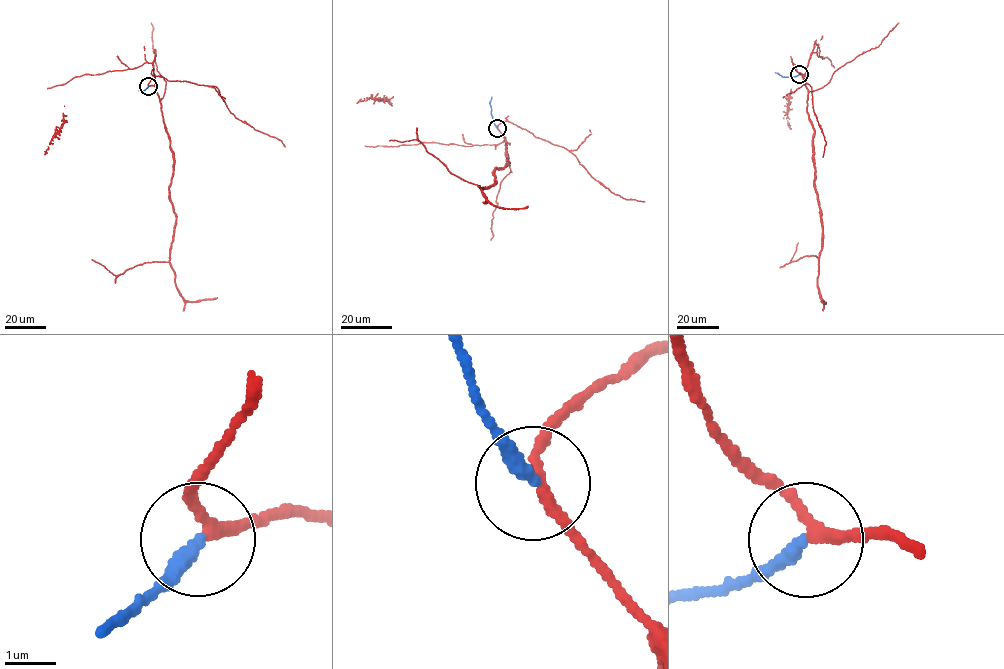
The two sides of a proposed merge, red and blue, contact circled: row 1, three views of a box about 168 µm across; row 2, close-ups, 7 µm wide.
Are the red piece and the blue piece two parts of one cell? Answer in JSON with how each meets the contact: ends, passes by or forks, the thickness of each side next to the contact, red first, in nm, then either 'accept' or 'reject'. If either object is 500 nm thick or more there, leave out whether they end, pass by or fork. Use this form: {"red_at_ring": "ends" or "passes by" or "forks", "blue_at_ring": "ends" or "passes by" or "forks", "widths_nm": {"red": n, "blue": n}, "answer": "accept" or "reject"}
{"red_at_ring": "passes by", "blue_at_ring": "ends", "widths_nm": {"red": 200, "blue": 280}, "answer": "accept"}

